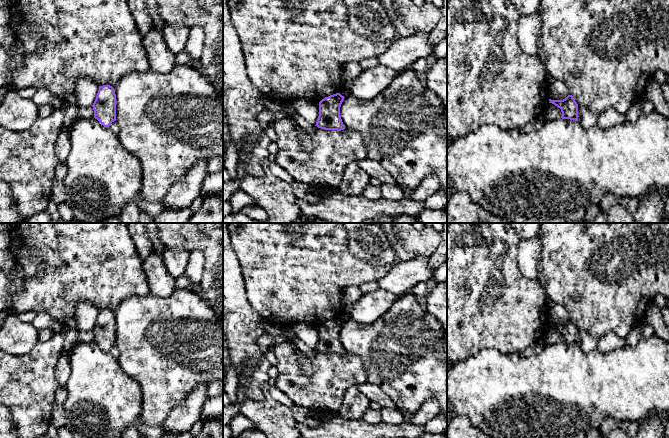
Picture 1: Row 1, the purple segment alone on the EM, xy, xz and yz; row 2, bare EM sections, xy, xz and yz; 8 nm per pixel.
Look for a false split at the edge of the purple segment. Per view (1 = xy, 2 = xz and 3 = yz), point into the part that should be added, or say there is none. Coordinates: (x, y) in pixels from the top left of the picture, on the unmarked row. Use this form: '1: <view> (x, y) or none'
1: none
2: none
3: none

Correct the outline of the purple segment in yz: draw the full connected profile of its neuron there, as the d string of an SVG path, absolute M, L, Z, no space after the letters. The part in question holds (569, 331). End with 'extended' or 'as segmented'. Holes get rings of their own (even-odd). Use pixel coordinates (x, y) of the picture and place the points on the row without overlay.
M568 319L563 324L551 324L549 327L554 328L561 333L562 343L570 343L578 345L578 328L572 319Z; as segmented

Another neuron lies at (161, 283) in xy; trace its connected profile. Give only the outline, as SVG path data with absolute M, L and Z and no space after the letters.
M153 251L143 261L143 269L150 295L165 298L176 290L176 278L167 270L161 253Z

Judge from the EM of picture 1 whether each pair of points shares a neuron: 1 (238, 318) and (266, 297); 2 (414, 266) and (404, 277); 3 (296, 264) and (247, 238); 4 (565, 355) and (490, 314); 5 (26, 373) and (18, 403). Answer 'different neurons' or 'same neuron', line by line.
1: different neurons
2: same neuron
3: same neuron
4: different neurons
5: same neuron

